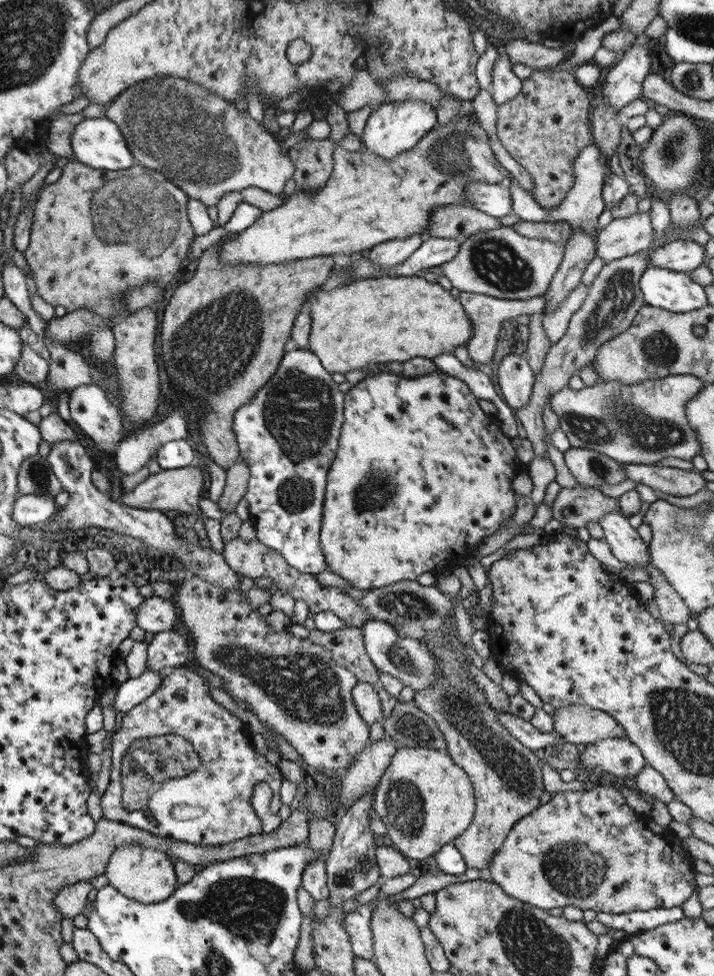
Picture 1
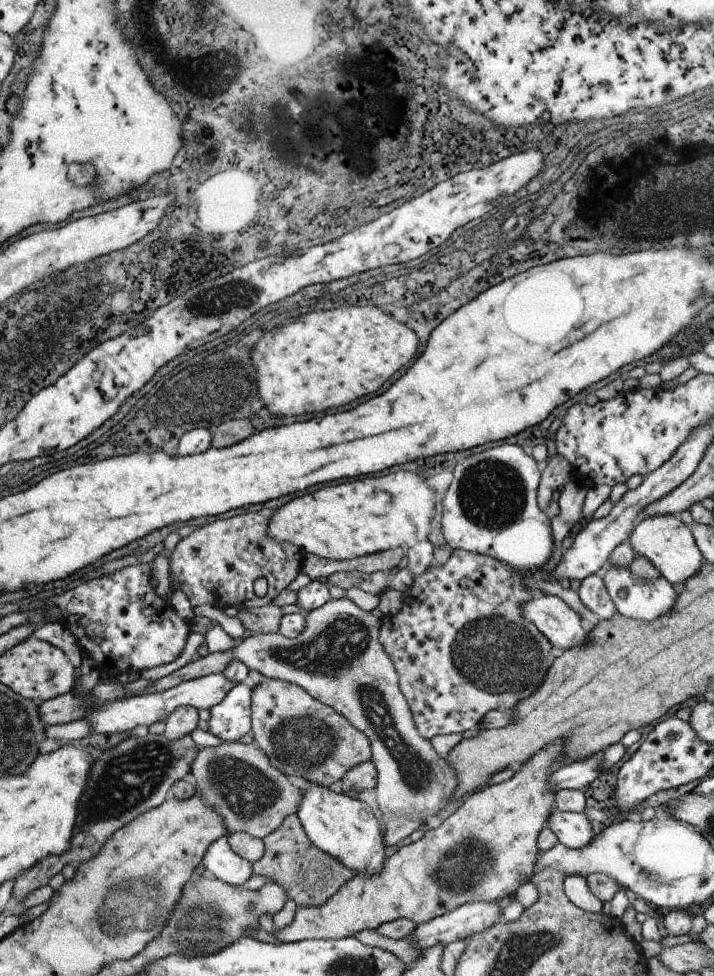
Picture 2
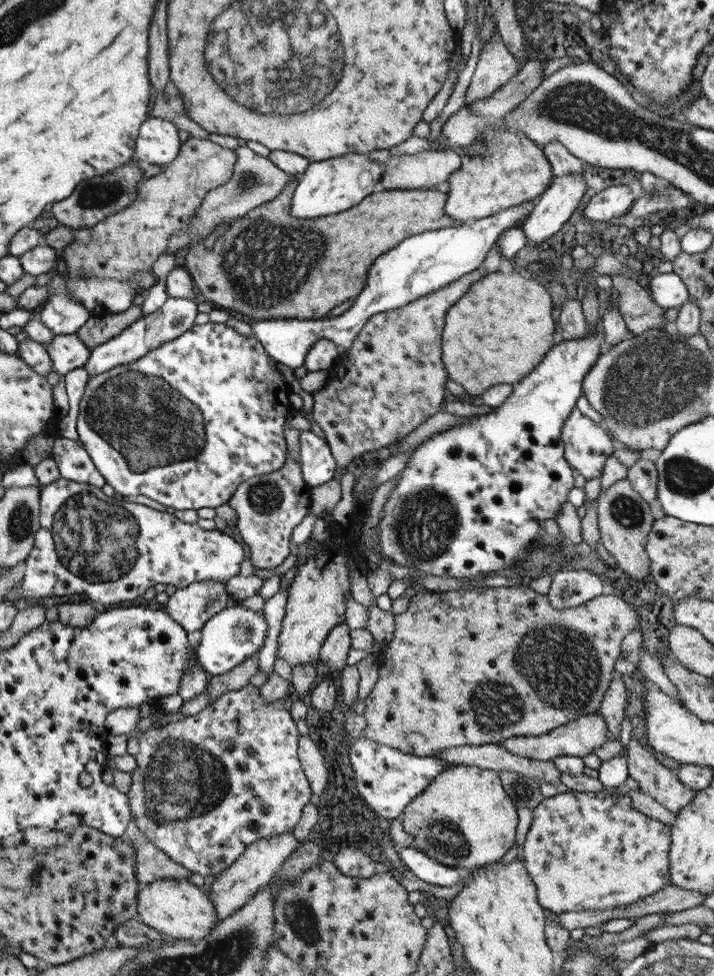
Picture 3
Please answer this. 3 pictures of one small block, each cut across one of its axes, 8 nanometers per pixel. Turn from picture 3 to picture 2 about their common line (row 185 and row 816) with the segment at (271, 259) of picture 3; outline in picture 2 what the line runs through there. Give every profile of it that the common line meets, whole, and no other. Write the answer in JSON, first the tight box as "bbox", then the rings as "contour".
{"bbox":[251,814,357,908],"contour":[[[297,814],[287,816],[275,832],[271,832],[263,838],[263,844],[265,844],[265,852],[263,852],[261,860],[251,864],[253,872],[263,874],[263,876],[271,878],[273,882],[279,880],[277,884],[285,888],[289,900],[293,900],[297,904],[297,908],[323,906],[333,894],[337,894],[337,890],[341,886],[345,886],[347,882],[351,882],[357,876],[353,870],[347,870],[345,866],[341,866],[339,860],[331,858],[329,854],[325,854],[323,850],[319,850],[317,846],[313,846],[309,842]]]}

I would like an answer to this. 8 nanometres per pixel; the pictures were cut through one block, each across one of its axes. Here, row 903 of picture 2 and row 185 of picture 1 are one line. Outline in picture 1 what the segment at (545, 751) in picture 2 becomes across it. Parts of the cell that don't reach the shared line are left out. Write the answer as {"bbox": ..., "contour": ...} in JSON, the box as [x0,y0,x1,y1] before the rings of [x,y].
{"bbox":[221,114,511,264],"contour":[[[457,114],[453,120],[449,122],[437,122],[413,148],[401,152],[397,158],[393,160],[383,160],[371,152],[345,152],[343,148],[335,148],[333,152],[333,172],[329,176],[329,180],[325,182],[325,186],[321,190],[317,190],[313,196],[307,196],[307,194],[293,194],[285,204],[281,204],[279,208],[275,210],[269,210],[265,212],[261,218],[255,220],[253,226],[245,228],[239,236],[235,236],[233,240],[229,240],[223,250],[221,250],[221,260],[231,260],[231,262],[259,262],[259,264],[283,264],[283,262],[289,262],[289,260],[303,260],[303,258],[313,258],[313,256],[333,256],[333,254],[347,254],[347,256],[355,256],[355,254],[365,254],[367,250],[371,250],[373,246],[381,244],[381,242],[389,242],[389,240],[405,240],[405,238],[413,238],[413,236],[421,236],[423,240],[427,238],[429,234],[429,224],[431,224],[431,216],[445,208],[445,206],[471,206],[469,204],[469,198],[467,198],[467,188],[473,186],[473,184],[507,184],[507,180],[511,180],[511,174],[495,160],[495,154],[491,152],[489,148],[489,138],[487,138],[487,132],[479,126],[479,120],[473,116],[473,114]]]}

